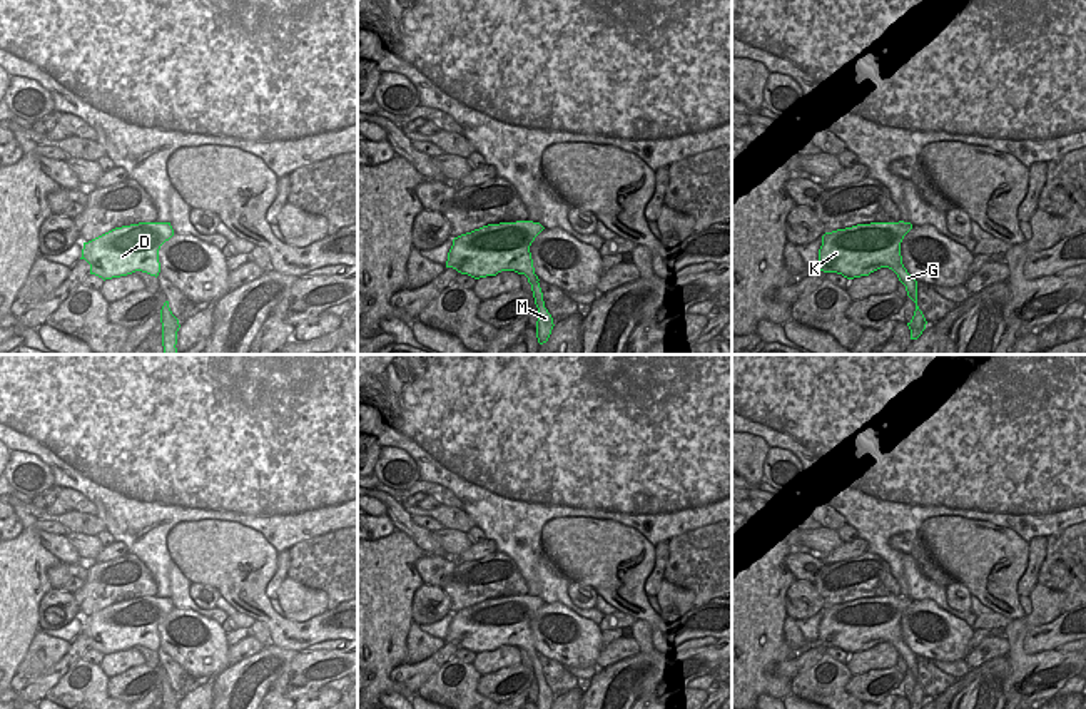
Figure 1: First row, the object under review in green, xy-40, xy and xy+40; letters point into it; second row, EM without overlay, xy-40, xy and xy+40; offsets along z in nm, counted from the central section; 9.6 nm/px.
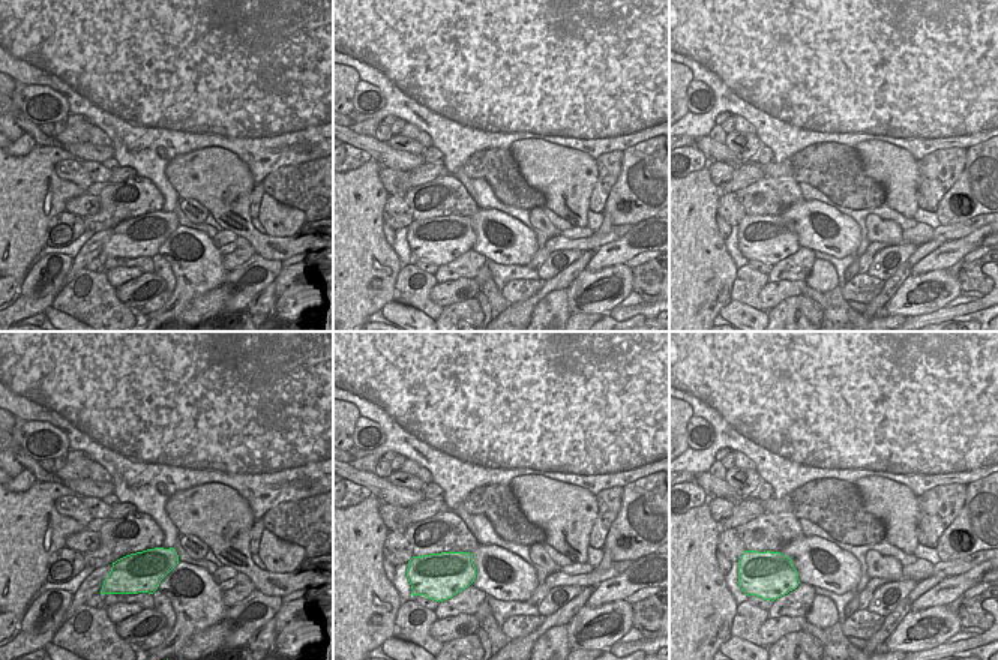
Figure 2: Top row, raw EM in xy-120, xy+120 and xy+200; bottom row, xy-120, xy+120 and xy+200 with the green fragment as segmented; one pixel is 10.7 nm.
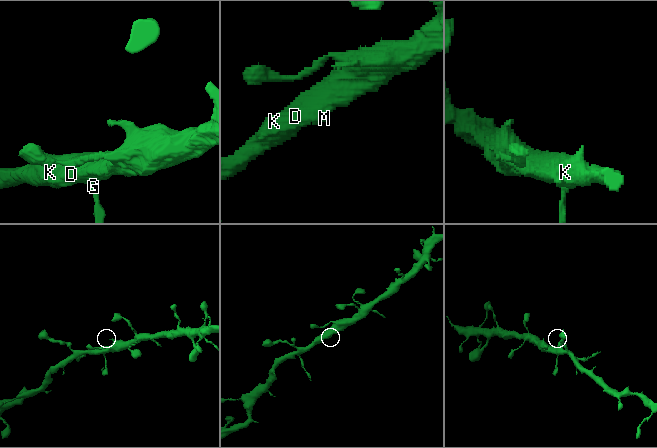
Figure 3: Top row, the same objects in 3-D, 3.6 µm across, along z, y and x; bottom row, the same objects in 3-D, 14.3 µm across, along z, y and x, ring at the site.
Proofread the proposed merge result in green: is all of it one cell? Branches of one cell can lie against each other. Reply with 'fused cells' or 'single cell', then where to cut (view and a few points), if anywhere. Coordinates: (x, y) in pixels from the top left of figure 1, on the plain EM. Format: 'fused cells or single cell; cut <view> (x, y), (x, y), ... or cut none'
single cell; cut none

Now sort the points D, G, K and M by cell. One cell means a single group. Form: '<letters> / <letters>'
D G K M

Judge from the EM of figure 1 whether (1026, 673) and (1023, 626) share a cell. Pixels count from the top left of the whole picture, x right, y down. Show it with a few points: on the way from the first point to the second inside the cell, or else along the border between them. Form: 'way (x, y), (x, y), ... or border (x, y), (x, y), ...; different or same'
way (1020, 661), (1016, 656), (1016, 637); same

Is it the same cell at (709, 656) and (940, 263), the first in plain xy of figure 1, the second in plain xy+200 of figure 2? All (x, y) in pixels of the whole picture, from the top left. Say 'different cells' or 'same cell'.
different cells

